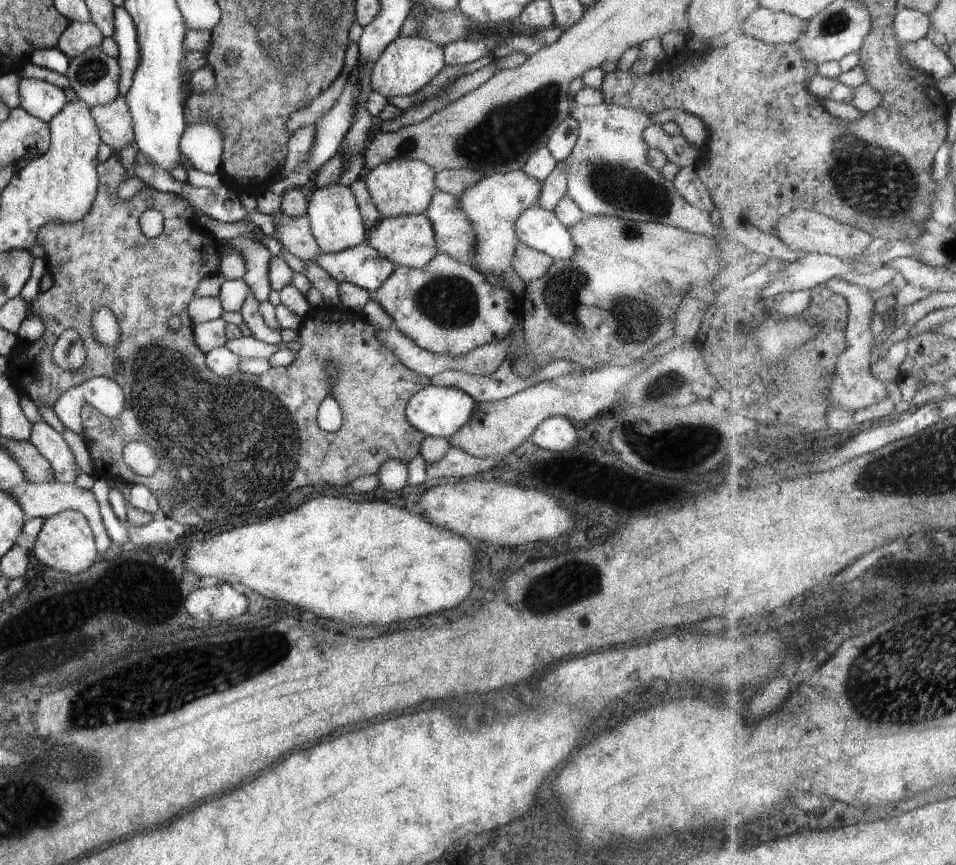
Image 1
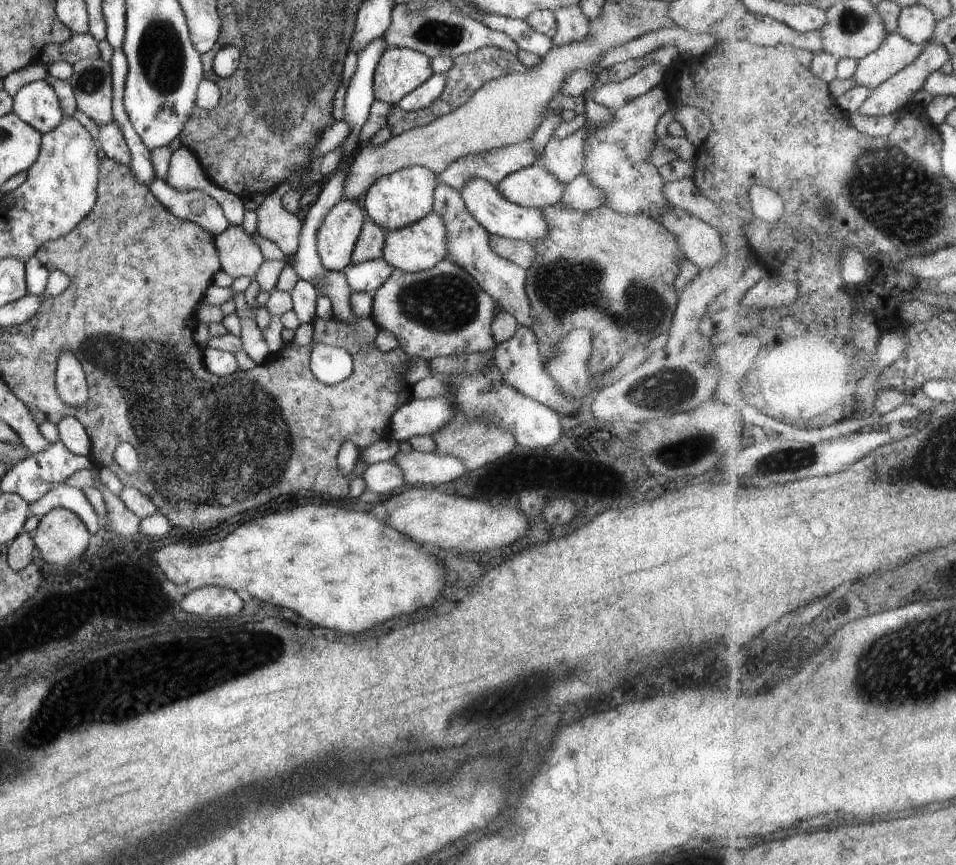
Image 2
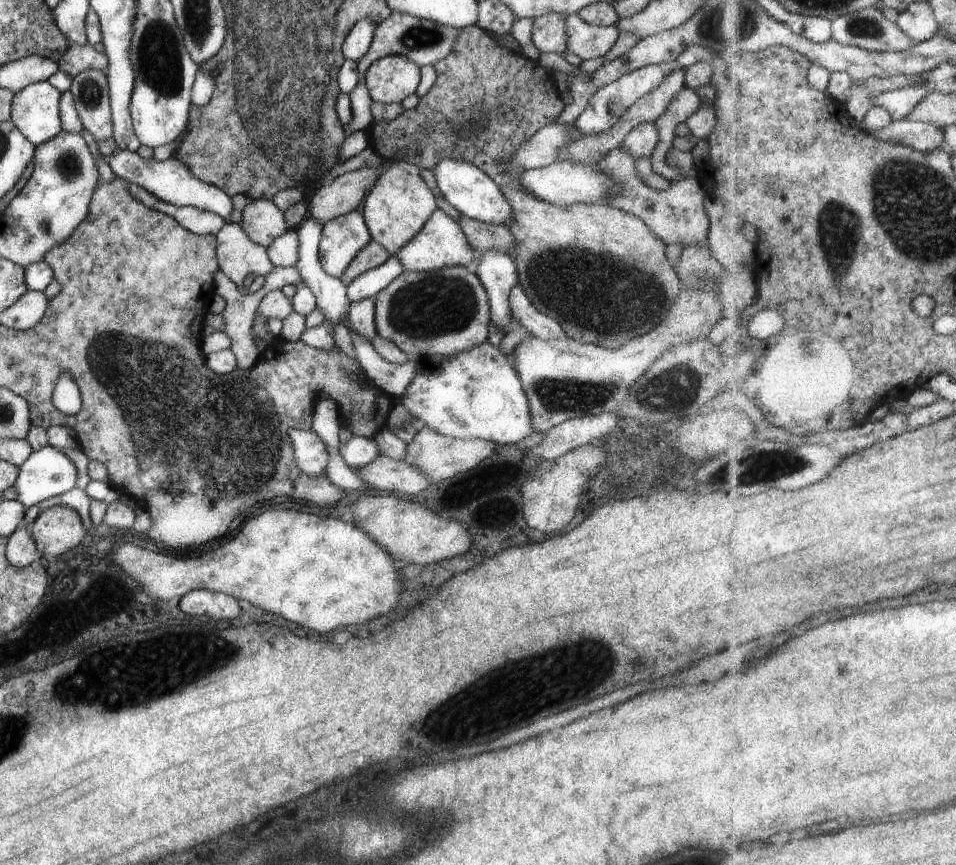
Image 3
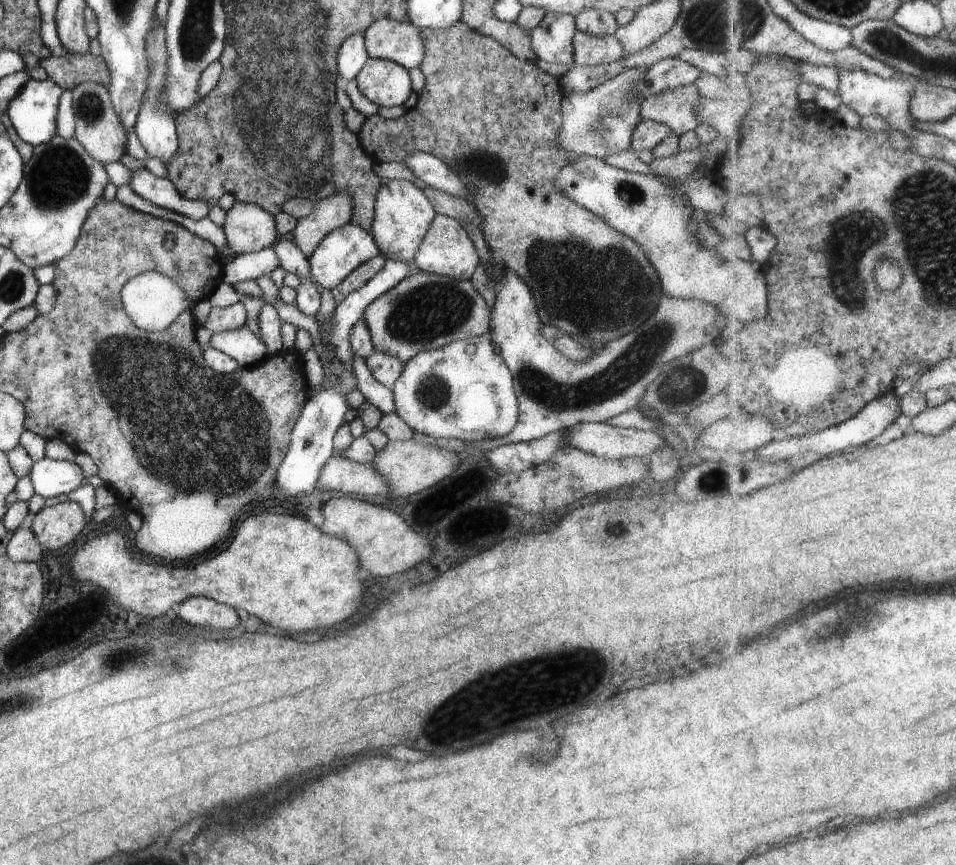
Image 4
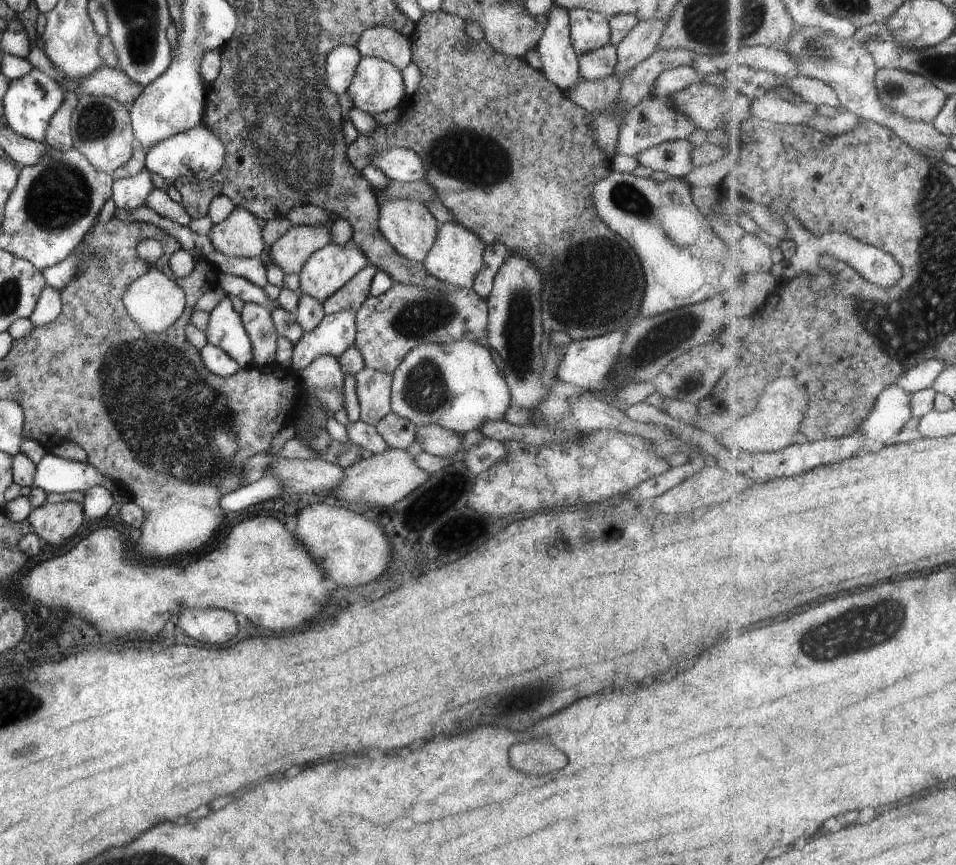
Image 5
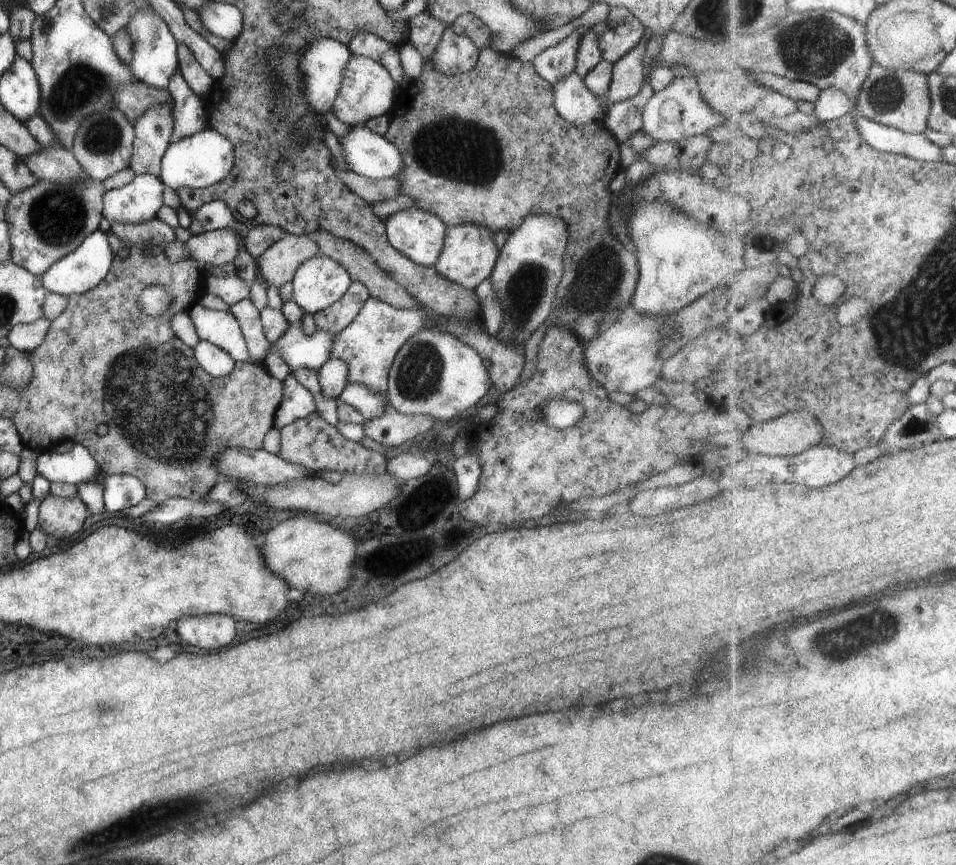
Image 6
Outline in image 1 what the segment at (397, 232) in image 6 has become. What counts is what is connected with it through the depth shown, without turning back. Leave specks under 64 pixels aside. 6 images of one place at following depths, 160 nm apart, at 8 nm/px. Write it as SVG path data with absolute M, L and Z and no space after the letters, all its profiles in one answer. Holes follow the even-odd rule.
M389 159L380 162L361 175L373 204L383 217L398 217L424 213L437 190L435 173L423 161L417 159Z

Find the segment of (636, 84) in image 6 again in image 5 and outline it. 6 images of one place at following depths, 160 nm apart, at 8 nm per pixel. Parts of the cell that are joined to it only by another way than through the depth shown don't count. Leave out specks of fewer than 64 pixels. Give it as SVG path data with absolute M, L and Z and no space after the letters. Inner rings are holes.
M657 19L637 21L625 38L616 44L616 59L613 73L621 80L638 62L645 60L657 50L658 40L665 22Z

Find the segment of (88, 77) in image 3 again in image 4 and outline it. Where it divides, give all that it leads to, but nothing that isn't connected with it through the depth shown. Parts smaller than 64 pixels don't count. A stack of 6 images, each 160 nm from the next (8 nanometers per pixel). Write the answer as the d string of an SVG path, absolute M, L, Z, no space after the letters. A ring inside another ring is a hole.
M85 81L70 90L72 114L75 118L73 137L77 139L87 154L102 165L119 162L126 150L126 130L112 107L108 90L100 84Z

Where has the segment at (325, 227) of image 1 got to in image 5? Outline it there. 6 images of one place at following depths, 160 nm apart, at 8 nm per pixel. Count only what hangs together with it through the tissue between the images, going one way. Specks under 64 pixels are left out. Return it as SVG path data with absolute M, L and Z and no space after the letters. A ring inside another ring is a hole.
M331 242L303 263L298 272L298 289L322 303L367 264L365 255L352 243L339 246Z

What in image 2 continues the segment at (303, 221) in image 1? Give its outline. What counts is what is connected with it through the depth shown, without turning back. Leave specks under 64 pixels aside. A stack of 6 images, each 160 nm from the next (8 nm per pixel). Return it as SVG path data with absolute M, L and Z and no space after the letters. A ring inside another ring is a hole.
M311 170L296 182L283 181L256 208L256 233L274 242L287 258L296 251L302 219L301 214L291 214L283 208L281 197L289 190L303 189L324 179L320 172Z

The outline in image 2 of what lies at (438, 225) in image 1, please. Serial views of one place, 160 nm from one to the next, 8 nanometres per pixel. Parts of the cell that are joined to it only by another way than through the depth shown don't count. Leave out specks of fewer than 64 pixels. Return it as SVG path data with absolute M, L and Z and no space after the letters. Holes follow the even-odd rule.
M436 182L432 192L432 211L436 212L444 222L446 230L445 258L472 276L475 282L500 304L503 311L513 315L518 326L531 329L534 320L524 289L526 270L497 256L488 247L488 232L469 214L457 189Z

